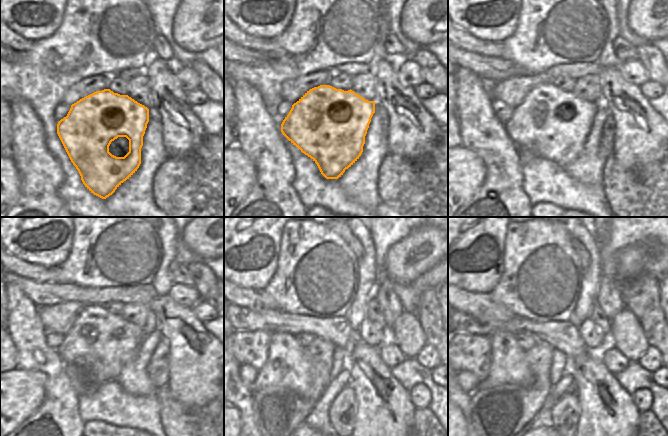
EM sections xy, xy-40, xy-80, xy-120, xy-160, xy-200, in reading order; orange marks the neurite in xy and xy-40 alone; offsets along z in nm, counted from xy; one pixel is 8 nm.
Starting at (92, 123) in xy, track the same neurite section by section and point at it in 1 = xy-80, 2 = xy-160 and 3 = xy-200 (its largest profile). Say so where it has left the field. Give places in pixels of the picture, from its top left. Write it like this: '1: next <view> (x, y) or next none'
1: next xy-80 (552, 124)
2: next xy-160 (290, 368)
3: next xy-200 (511, 367)

